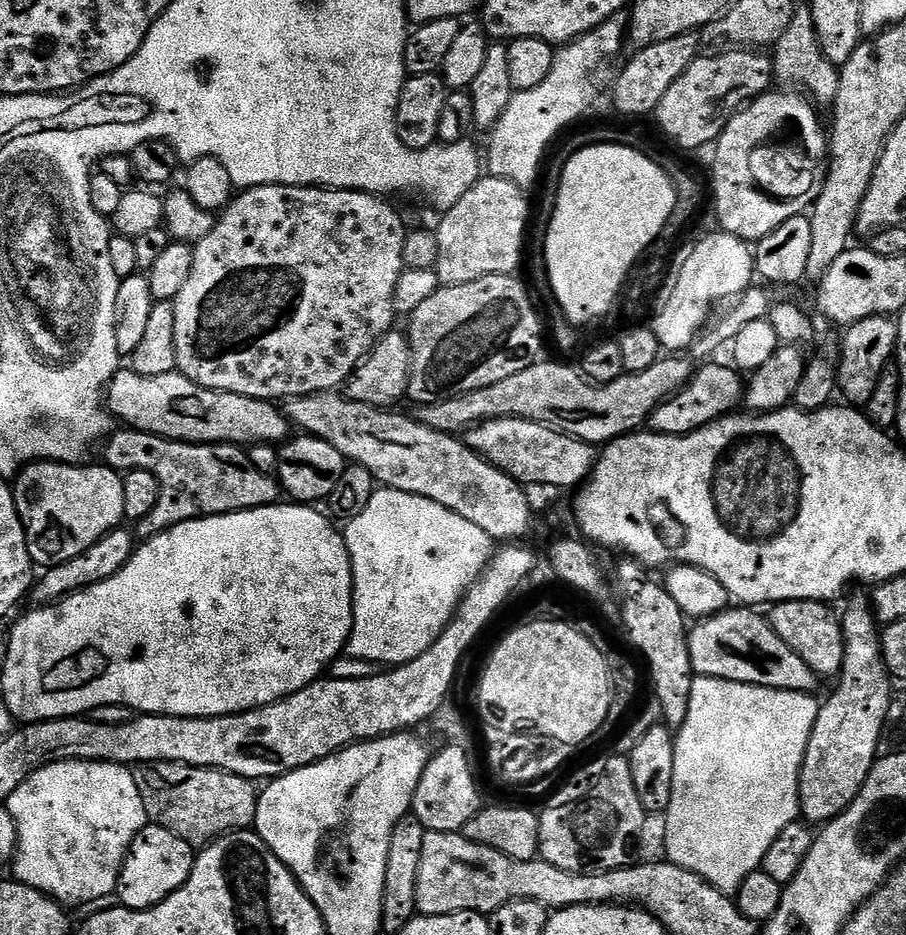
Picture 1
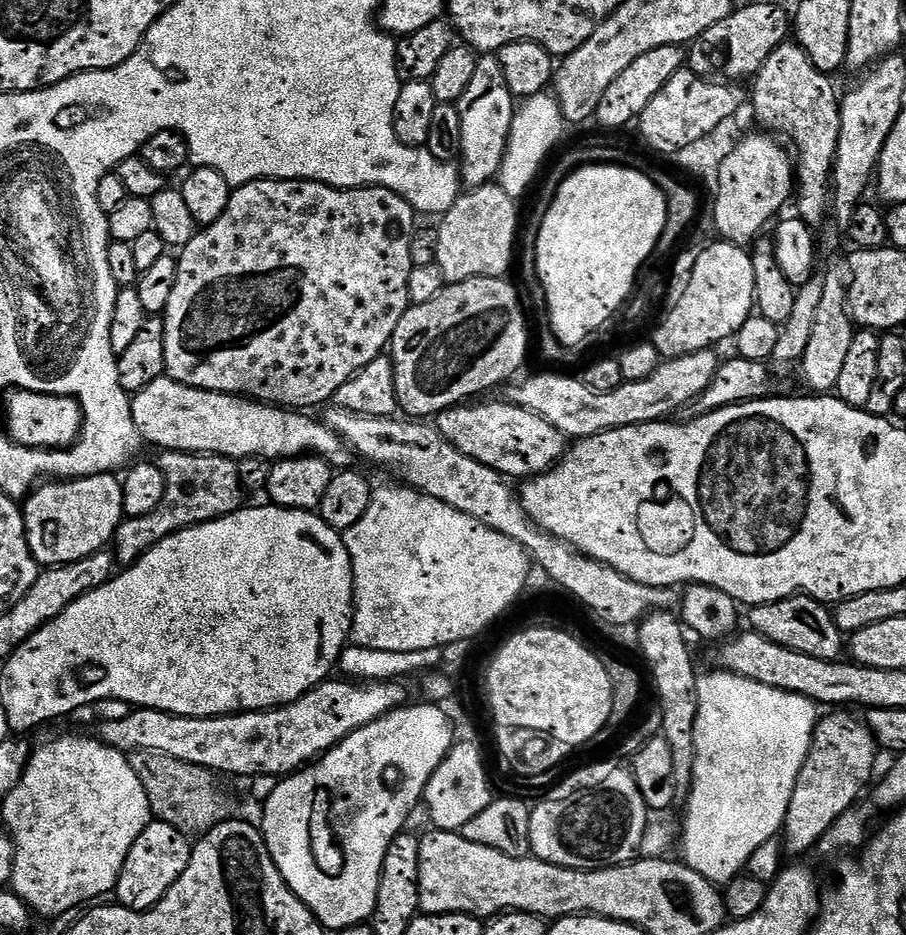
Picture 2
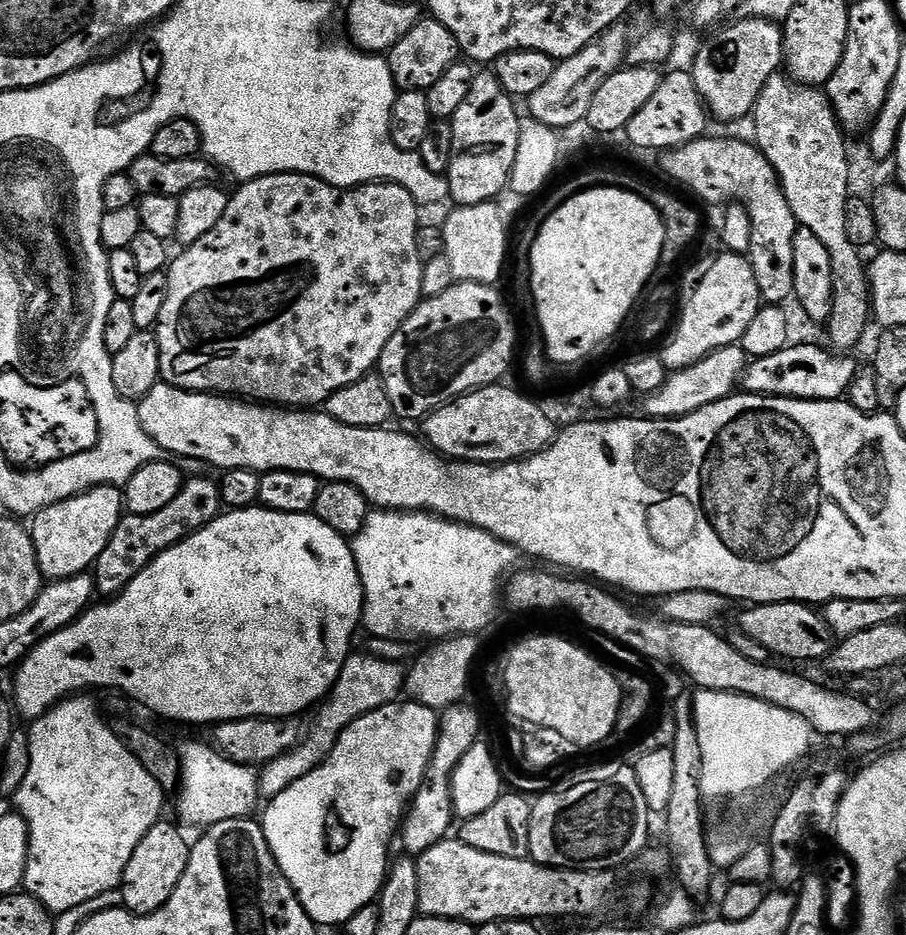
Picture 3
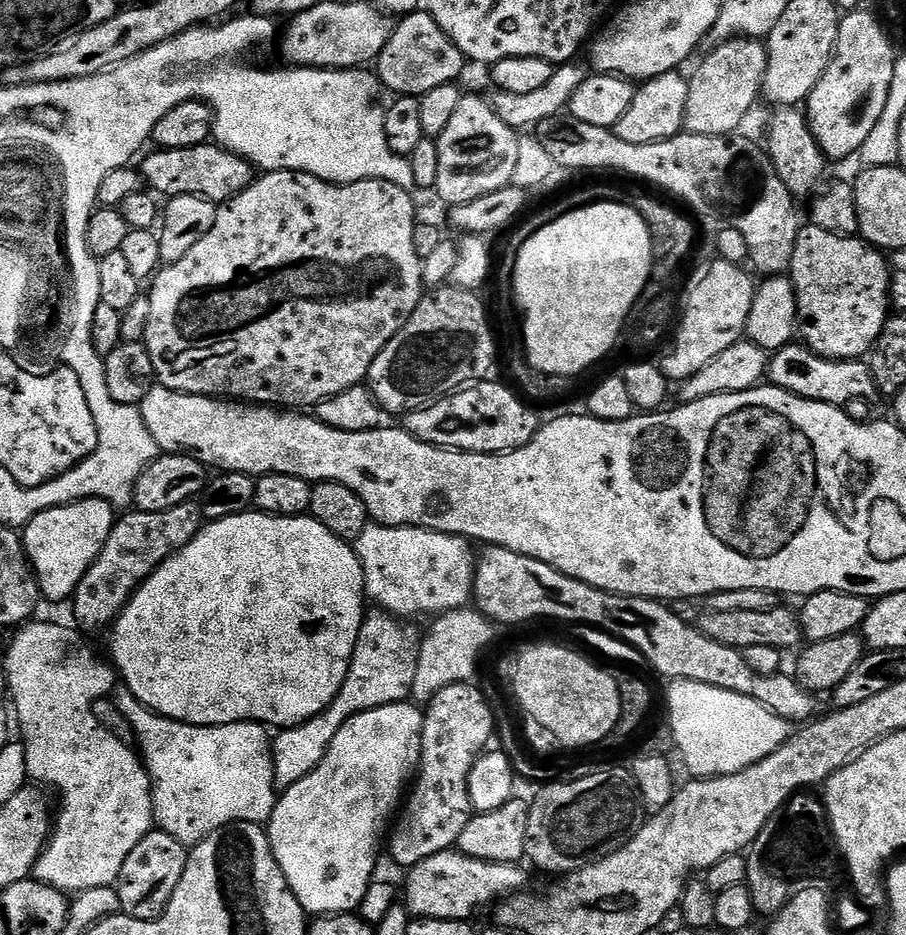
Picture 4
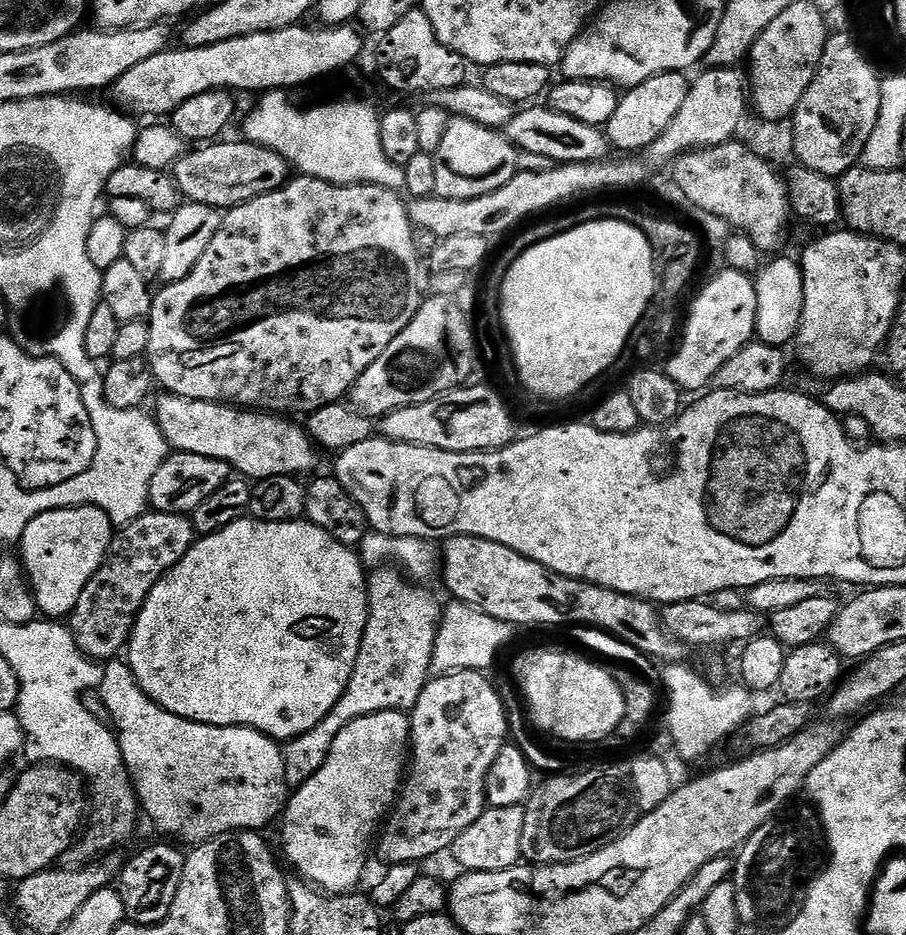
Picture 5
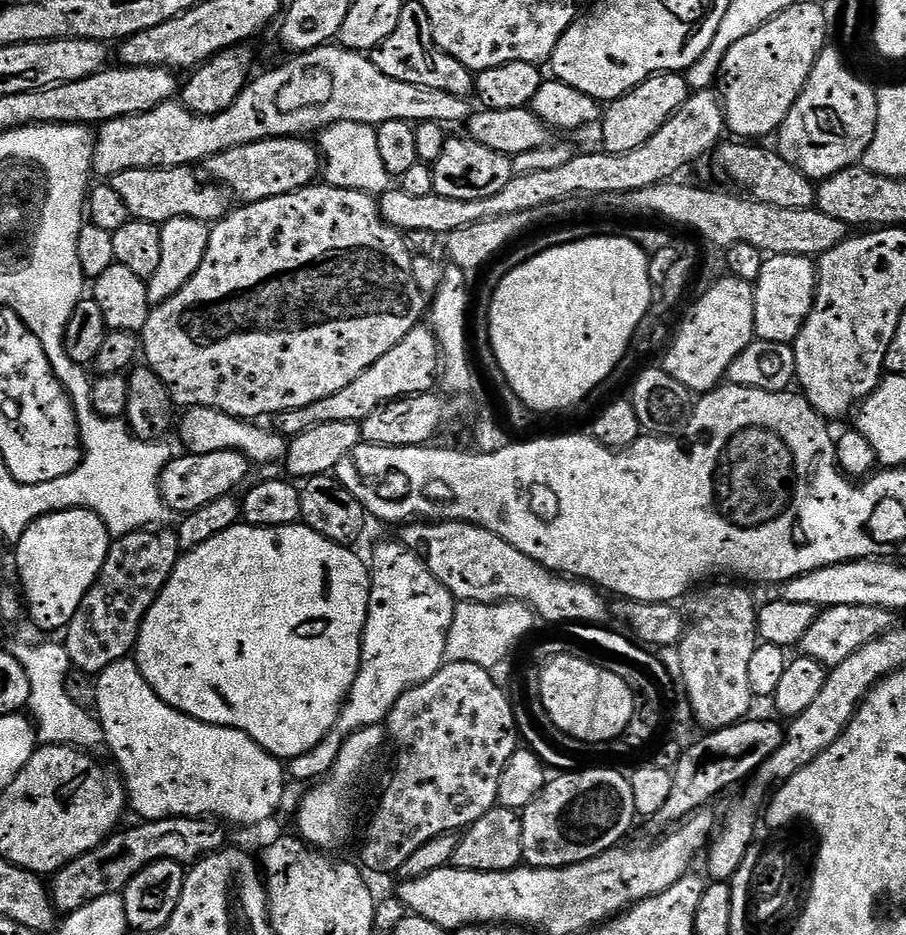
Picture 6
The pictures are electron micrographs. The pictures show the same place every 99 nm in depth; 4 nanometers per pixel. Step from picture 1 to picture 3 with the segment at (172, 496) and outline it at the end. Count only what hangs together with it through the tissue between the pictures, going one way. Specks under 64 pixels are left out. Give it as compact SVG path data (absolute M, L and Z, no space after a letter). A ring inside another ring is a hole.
M204 476L185 479L180 493L170 506L162 506L158 514L149 516L121 515L118 526L106 542L106 550L98 554L94 565L96 590L101 597L119 596L126 587L156 556L161 556L168 548L173 548L179 540L185 540L193 532L202 530L217 516L221 515L220 486L215 479L207 480Z

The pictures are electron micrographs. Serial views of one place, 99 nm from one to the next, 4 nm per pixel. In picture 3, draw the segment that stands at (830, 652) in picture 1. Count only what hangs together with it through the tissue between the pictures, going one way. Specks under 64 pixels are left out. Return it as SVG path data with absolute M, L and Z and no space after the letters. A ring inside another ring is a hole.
M800 601L794 602L774 602L773 604L754 604L743 609L745 612L740 616L740 624L738 624L739 631L746 633L750 638L754 638L754 642L758 642L758 646L766 646L766 650L773 656L784 662L792 662L788 660L820 660L823 661L827 657L828 653L832 651L834 647L834 637L832 634L832 628L829 627L824 621L823 615L813 605L802 604Z

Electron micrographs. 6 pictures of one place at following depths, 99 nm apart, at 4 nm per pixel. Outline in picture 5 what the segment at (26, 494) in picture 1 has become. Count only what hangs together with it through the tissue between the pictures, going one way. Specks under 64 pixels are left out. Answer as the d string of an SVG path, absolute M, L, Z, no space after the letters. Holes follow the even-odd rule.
M91 506L55 508L46 514L38 514L38 518L34 518L30 522L30 526L26 526L18 545L18 556L23 563L24 573L28 576L28 583L32 586L36 607L45 617L71 617L78 598L82 598L82 590L86 590L86 582L90 582L90 578L94 578L98 566L102 566L113 535L112 520L102 509Z

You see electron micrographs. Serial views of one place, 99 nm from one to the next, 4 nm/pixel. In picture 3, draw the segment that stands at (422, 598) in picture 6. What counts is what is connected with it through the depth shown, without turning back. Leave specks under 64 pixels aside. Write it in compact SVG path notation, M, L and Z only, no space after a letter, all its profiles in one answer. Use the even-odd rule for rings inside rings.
M367 654L349 655L347 662L338 674L336 684L328 693L323 704L315 713L316 721L309 732L303 733L302 739L293 748L286 750L269 764L263 765L258 772L258 792L265 801L273 800L286 786L294 786L298 778L306 778L325 758L332 753L334 746L340 740L340 735L348 729L358 718L370 714L387 704L397 703L405 691L405 669L399 663L390 660L378 660Z

